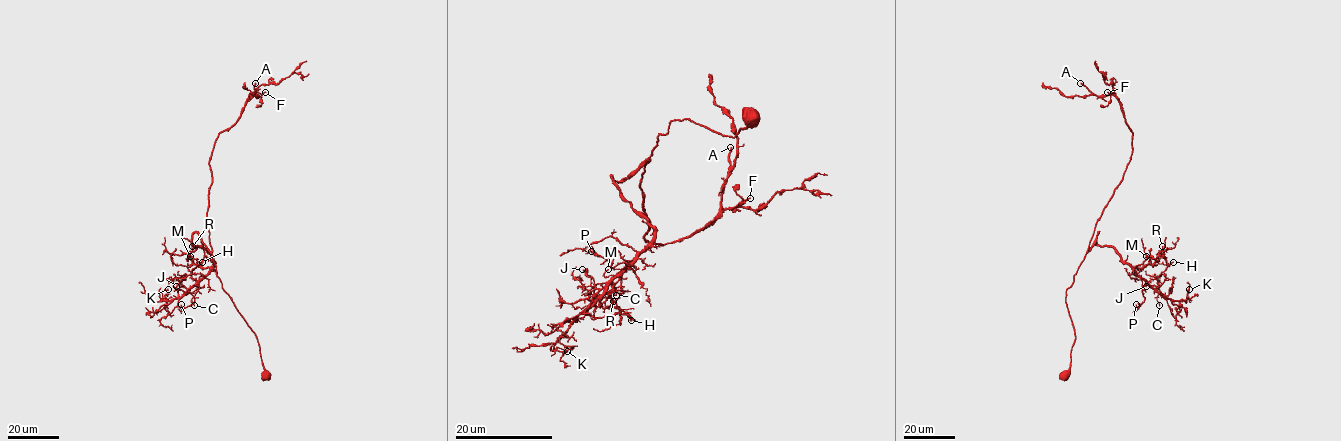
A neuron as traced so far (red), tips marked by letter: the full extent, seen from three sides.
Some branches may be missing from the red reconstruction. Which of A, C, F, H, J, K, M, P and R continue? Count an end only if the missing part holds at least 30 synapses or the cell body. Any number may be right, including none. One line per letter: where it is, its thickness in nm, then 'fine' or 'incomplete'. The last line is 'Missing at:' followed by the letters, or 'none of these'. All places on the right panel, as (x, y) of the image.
A: place (1080, 83); calibre 220 nm; incomplete
C: place (1159, 305); calibre 80 nm; fine
F: place (1107, 92); calibre 160 nm; fine
H: place (1173, 262); calibre 160 nm; fine
J: place (1146, 286); calibre 320 nm; fine
K: place (1189, 289); calibre 160 nm; fine
M: place (1146, 256); calibre 120 nm; fine
P: place (1136, 304); calibre 100 nm; fine
R: place (1162, 246); calibre 120 nm; fine
Missing at: A

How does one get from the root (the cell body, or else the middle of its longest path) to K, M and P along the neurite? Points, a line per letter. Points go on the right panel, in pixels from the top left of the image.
K: (1063, 373), (1075, 338), (1066, 291), (1098, 232), (1098, 244), (1111, 246), (1164, 296), (1184, 300), (1189, 289)
M: (1063, 373), (1075, 338), (1066, 291), (1096, 235), (1098, 244), (1111, 246), (1133, 267), (1147, 264), (1146, 256)
P: (1063, 373), (1075, 338), (1066, 291), (1098, 232), (1096, 243), (1111, 246), (1145, 282), (1144, 300), (1136, 304)

